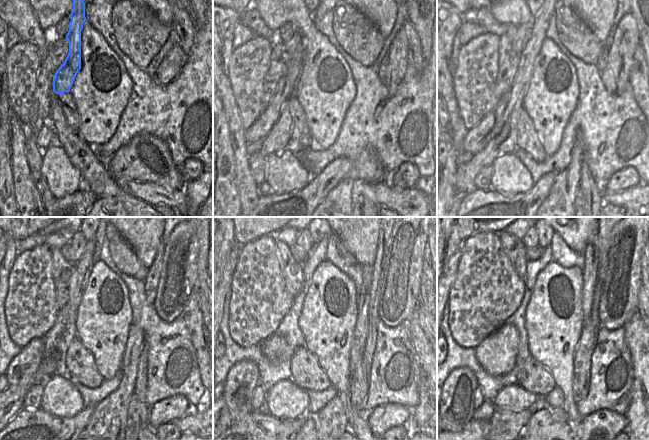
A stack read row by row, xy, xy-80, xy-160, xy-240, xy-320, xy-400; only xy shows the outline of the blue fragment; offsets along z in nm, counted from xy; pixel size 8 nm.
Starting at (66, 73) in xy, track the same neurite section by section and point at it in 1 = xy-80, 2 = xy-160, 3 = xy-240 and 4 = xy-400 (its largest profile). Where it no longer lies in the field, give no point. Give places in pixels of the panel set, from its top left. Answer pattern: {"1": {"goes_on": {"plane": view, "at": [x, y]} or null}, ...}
{"1": {"goes_on": {"plane": "xy-80", "at": [260, 128]}}, "2": {"goes_on": {"plane": "xy-160", "at": [476, 138]}}, "3": {"goes_on": {"plane": "xy-240", "at": [20, 372]}}, "4": {"goes_on": {"plane": "xy-400", "at": [458, 391]}}}

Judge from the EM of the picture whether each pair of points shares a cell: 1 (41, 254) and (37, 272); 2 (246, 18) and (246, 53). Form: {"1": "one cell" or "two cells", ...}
{"1": "one cell", "2": "two cells"}

